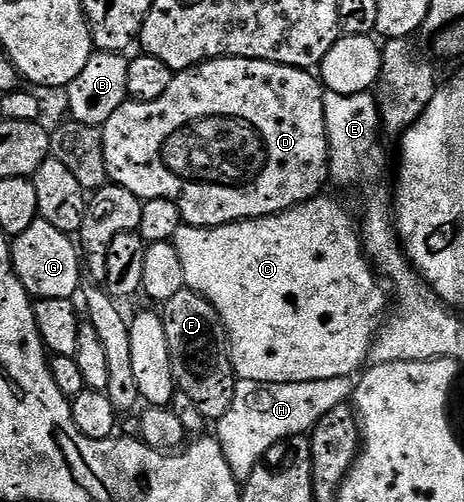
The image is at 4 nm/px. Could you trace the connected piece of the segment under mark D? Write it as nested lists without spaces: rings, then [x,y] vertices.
[[[209,59],[187,71],[176,71],[169,81],[169,89],[157,97],[157,101],[136,103],[128,101],[120,105],[117,113],[109,117],[101,130],[105,145],[105,165],[108,180],[116,187],[129,189],[141,200],[168,199],[177,205],[188,227],[220,227],[226,223],[240,223],[242,219],[260,219],[266,215],[279,215],[299,203],[307,203],[328,186],[331,169],[331,154],[325,129],[325,88],[310,70],[301,67],[286,67],[260,59]]]

